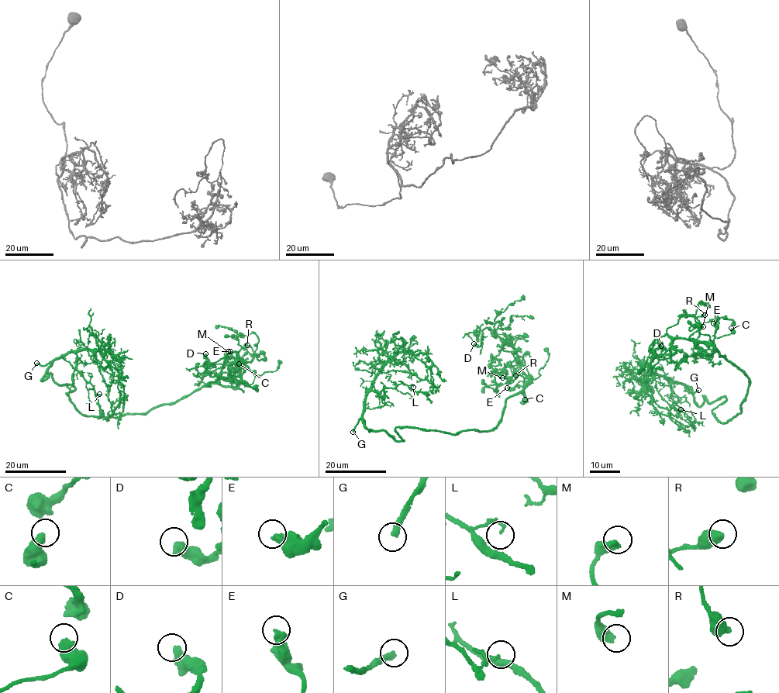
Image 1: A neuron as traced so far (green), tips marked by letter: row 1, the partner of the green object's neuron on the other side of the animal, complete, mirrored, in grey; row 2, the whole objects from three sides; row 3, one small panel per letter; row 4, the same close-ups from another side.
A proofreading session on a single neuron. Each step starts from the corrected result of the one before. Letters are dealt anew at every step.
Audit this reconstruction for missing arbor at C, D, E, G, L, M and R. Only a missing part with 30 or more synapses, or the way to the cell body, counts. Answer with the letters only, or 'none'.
G

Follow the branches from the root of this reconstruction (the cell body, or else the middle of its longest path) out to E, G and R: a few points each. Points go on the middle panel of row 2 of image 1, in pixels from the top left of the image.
E: (436, 431), (456, 434), (492, 430), (504, 401), (530, 381), (525, 378), (507, 387)
G: (436, 431), (398, 427), (397, 432), (403, 440), (394, 440), (384, 431), (367, 429), (360, 418), (353, 432)
R: (436, 431), (492, 430), (504, 401), (530, 380), (517, 360), (522, 357), (525, 367), (511, 367), (515, 375)

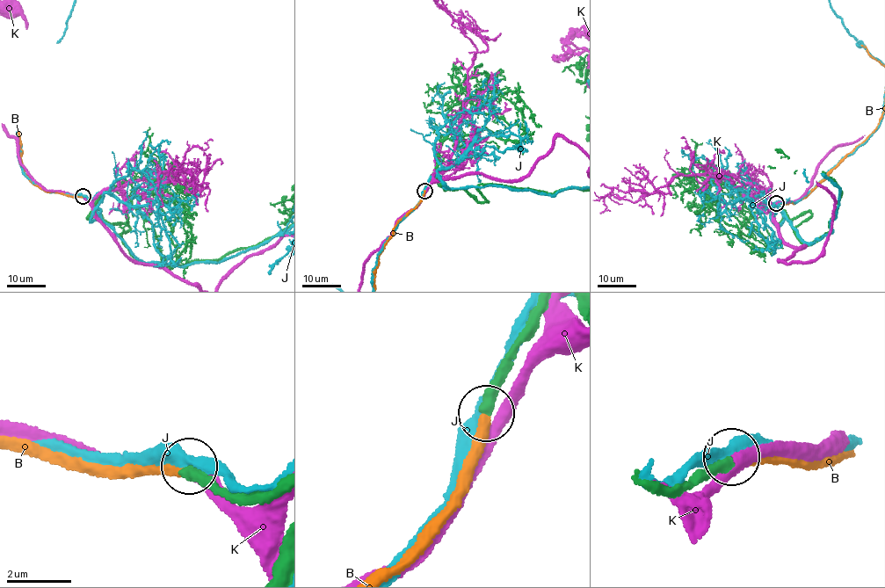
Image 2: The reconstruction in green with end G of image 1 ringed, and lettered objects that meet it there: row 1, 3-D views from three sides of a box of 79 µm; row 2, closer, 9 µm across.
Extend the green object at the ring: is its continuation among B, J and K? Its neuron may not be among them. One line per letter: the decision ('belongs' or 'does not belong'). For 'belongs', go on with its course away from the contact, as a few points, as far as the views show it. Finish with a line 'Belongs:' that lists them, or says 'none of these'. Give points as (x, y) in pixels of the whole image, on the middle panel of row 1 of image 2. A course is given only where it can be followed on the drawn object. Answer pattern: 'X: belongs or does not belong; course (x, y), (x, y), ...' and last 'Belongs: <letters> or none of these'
B: belongs
J: does not belong
K: does not belong
Belongs: B

